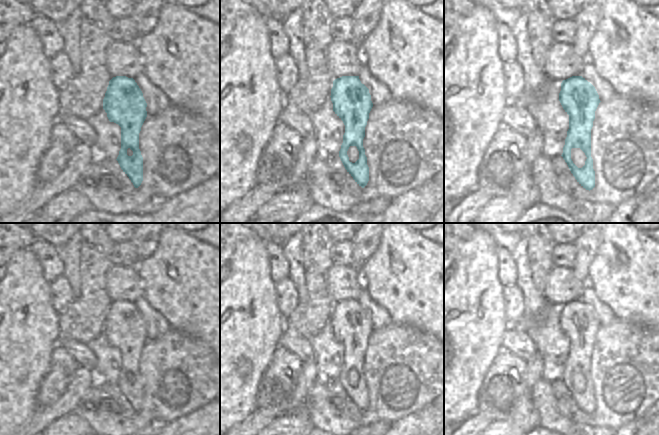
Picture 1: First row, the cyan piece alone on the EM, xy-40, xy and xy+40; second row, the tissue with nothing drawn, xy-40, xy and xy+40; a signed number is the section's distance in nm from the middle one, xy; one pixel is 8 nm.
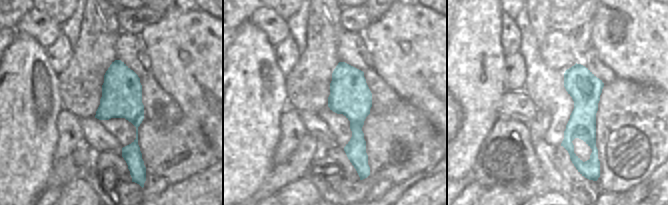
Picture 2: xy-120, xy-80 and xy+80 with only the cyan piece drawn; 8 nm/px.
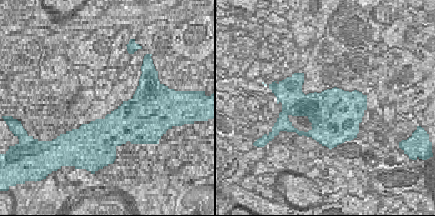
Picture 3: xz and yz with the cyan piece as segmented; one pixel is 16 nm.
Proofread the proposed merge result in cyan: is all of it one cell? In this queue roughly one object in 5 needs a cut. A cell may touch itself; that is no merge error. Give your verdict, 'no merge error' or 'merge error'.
no merge error

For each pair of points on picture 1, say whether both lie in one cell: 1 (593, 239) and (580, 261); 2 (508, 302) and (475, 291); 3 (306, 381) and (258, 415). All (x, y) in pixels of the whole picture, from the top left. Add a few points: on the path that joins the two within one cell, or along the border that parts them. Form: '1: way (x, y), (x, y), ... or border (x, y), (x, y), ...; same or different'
1: way (591, 245), (589, 253), (586, 255); same
2: border (502, 288), (504, 316), (509, 323); different
3: way (299, 395), (287, 407), (272, 413); same

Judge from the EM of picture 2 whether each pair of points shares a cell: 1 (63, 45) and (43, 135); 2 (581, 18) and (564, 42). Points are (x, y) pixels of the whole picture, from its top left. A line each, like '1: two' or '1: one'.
1: two
2: two

